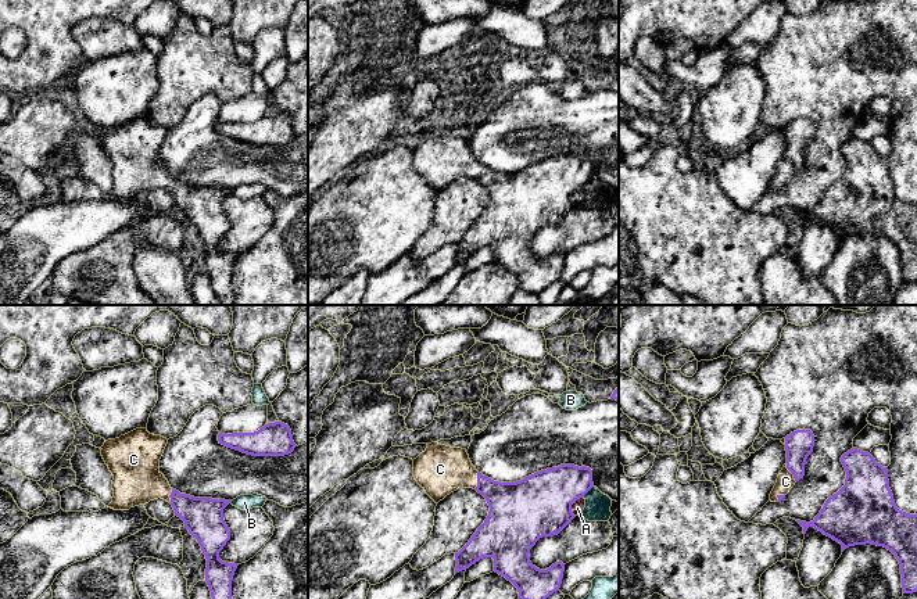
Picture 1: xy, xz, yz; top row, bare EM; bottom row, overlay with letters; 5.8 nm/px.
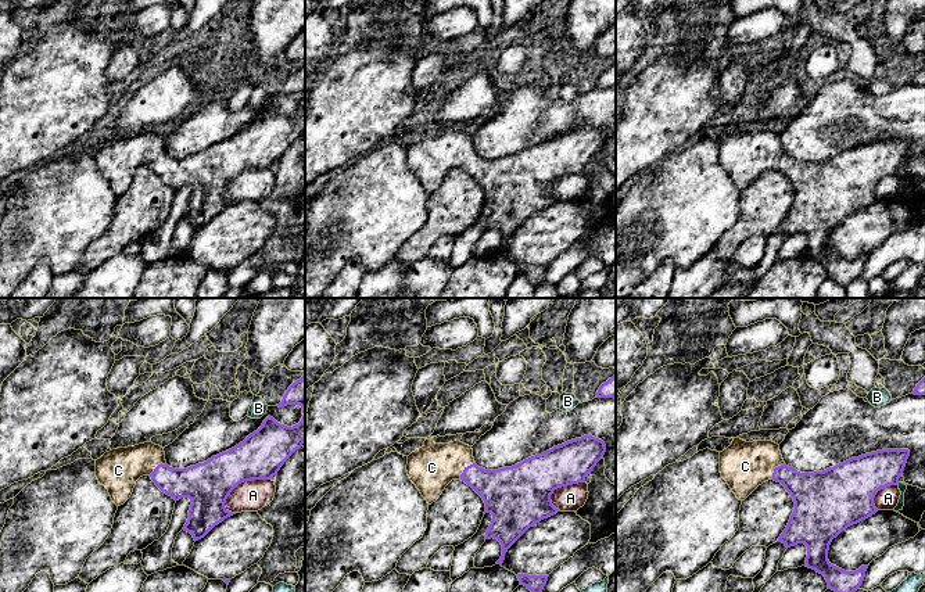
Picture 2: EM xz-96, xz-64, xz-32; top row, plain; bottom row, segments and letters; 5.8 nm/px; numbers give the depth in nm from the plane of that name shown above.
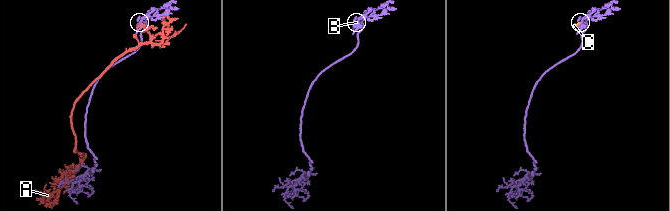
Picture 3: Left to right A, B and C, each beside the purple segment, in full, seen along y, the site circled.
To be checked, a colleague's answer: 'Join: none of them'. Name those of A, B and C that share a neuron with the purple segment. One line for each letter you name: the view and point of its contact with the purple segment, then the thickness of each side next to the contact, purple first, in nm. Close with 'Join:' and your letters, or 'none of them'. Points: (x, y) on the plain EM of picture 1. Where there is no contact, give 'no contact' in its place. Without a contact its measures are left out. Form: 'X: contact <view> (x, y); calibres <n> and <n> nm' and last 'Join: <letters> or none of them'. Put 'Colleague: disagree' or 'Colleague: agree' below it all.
C: contact yz (791, 161); calibres 160 and 100 nm
Join: C
Colleague: disagree

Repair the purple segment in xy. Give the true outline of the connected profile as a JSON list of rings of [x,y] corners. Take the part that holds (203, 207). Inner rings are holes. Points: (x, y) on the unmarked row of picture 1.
[[[136,118],[104,132],[101,146],[114,165],[114,186],[108,197],[129,200],[158,187],[169,191],[205,244],[205,270],[215,295],[223,305],[236,305],[232,269],[239,254],[219,248],[219,241],[230,229],[223,198],[232,190],[194,187],[172,179],[160,161],[166,133],[166,128],[150,123],[147,118]]]

